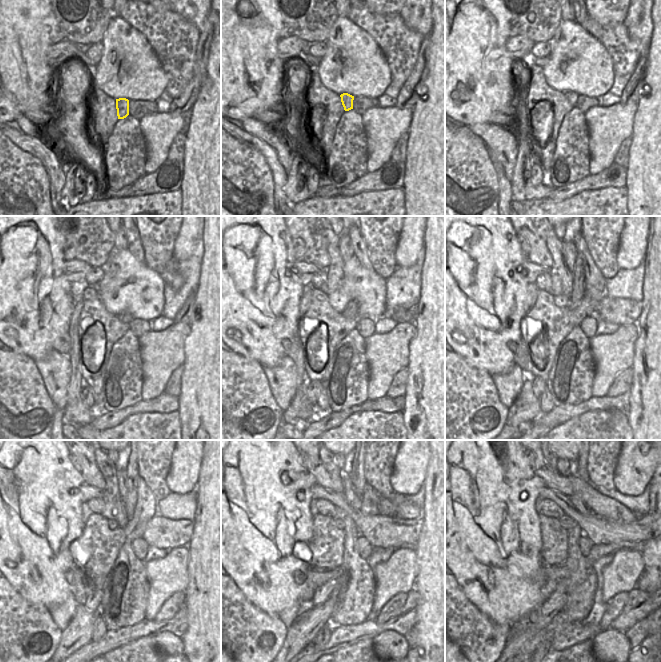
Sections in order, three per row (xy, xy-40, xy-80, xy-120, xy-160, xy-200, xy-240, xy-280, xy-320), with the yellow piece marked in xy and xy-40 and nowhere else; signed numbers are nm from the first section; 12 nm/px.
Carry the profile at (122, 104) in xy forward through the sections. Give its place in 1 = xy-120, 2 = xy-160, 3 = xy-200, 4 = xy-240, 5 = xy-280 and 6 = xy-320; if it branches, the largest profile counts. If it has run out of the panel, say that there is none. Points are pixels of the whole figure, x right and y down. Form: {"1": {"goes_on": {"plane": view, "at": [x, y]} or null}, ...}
{"1": {"goes_on": {"plane": "xy-120", "at": [125, 317]}}, "2": {"goes_on": {"plane": "xy-160", "at": [350, 311]}}, "3": {"goes_on": {"plane": "xy-200", "at": [578, 273]}}, "4": {"goes_on": {"plane": "xy-240", "at": [130, 500]}}, "5": {"goes_on": {"plane": "xy-280", "at": [357, 476]}}, "6": {"goes_on": {"plane": "xy-320", "at": [582, 461]}}}

